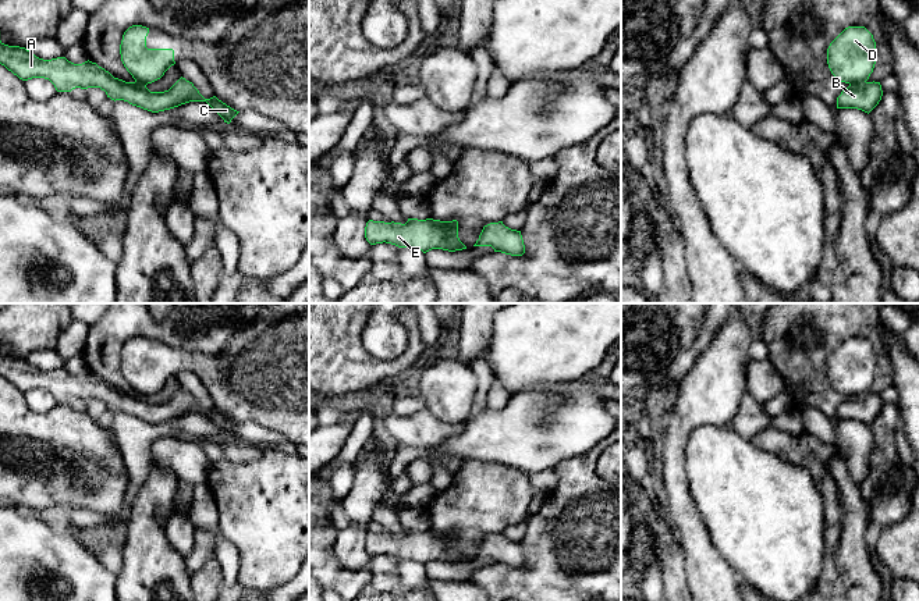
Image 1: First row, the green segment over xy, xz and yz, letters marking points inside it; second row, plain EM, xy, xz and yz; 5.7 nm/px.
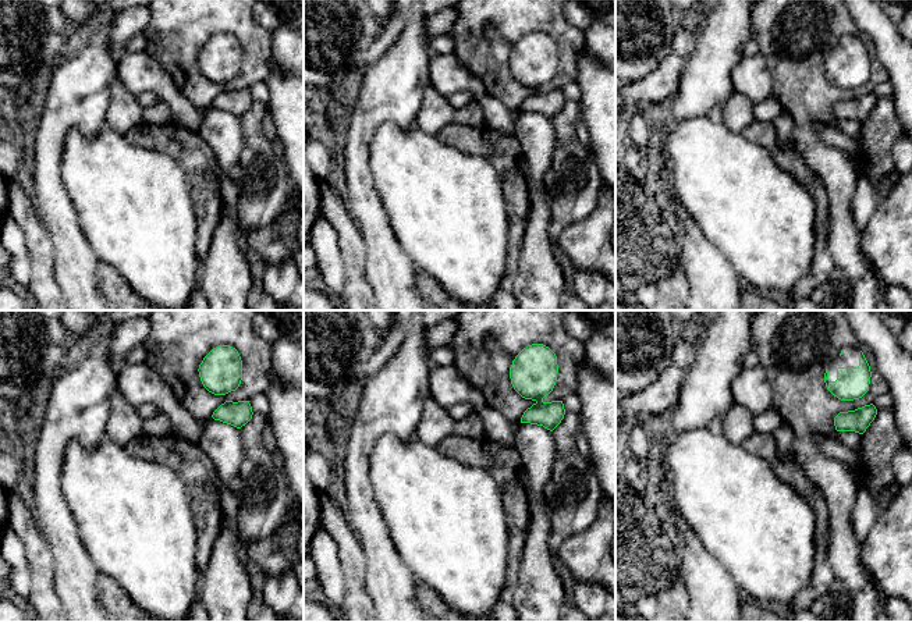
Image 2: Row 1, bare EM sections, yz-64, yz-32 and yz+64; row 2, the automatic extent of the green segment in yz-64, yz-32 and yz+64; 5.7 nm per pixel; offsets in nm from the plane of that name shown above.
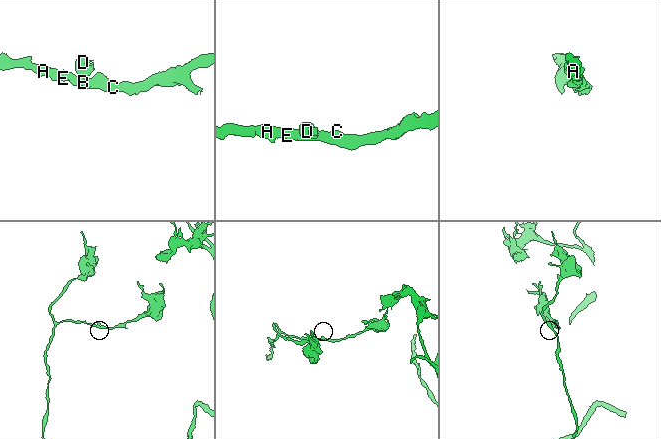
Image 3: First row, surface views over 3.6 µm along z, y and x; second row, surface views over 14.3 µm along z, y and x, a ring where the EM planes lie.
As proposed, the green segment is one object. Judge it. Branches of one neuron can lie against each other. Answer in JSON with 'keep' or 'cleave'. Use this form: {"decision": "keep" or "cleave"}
{"decision": "cleave"}

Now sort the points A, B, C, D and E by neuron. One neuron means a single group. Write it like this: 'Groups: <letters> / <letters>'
Groups: A B C E / D

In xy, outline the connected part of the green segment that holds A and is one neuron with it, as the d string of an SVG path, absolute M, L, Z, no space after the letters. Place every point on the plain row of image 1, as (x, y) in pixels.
M1 352L0 376L22 392L45 390L54 396L57 403L100 399L114 413L124 412L152 424L170 422L189 413L206 413L227 435L239 424L216 408L205 410L194 395L182 388L168 402L150 403L146 396L114 390L89 371L82 376L74 376L65 369L43 371L25 359L8 358Z

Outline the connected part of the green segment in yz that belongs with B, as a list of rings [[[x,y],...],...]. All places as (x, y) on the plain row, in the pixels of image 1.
[[[880,394],[849,396],[837,409],[837,420],[858,420],[869,426],[879,416],[881,408]]]

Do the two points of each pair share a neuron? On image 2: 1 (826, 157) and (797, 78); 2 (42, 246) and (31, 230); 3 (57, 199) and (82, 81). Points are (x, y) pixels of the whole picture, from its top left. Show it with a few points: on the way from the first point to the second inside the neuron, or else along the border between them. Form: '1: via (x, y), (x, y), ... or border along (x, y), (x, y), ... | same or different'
1: via (806, 138), (804, 135), (804, 98) | same
2: via (38, 242), (35, 234) | same
3: via (49, 170), (49, 135), (54, 118), (61, 110) | same

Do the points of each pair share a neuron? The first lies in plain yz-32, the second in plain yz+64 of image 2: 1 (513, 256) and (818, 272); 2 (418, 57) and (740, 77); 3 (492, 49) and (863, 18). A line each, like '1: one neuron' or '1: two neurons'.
1: one neuron
2: two neurons
3: two neurons

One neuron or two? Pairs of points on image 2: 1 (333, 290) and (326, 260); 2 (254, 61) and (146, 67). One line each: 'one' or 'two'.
1: one
2: two

